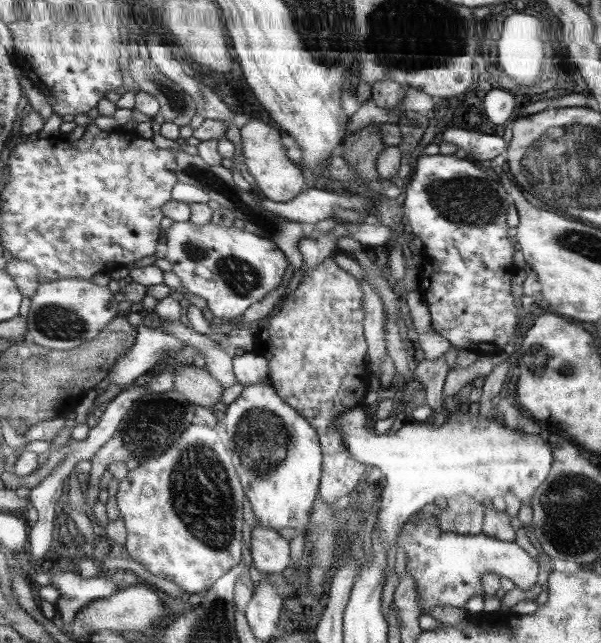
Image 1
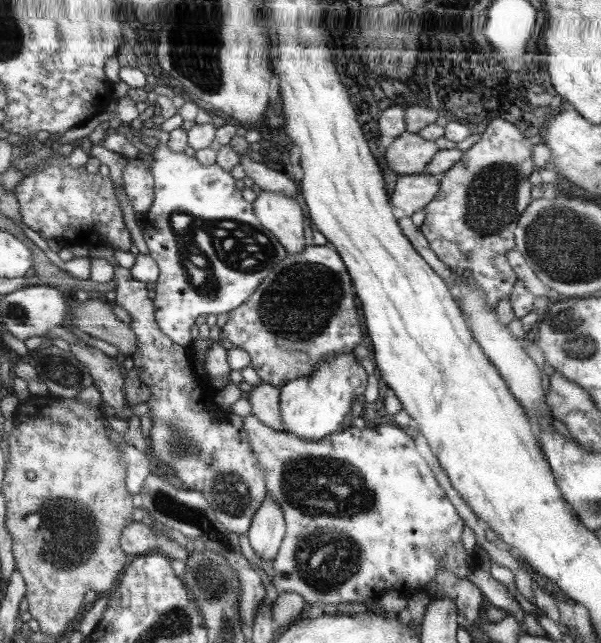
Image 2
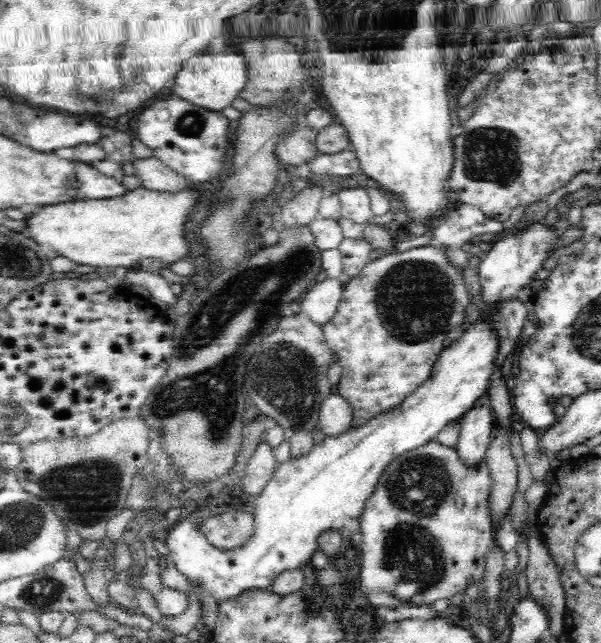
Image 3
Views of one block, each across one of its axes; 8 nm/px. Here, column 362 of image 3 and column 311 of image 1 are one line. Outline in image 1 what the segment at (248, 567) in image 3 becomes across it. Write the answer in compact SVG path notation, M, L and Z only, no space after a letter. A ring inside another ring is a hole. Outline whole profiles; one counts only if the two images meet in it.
M266 381L245 385L239 396L225 408L219 409L221 429L233 449L236 473L239 474L245 496L255 520L261 528L281 530L291 528L298 532L308 526L312 508L320 490L321 454L319 434L311 422L289 405Z

